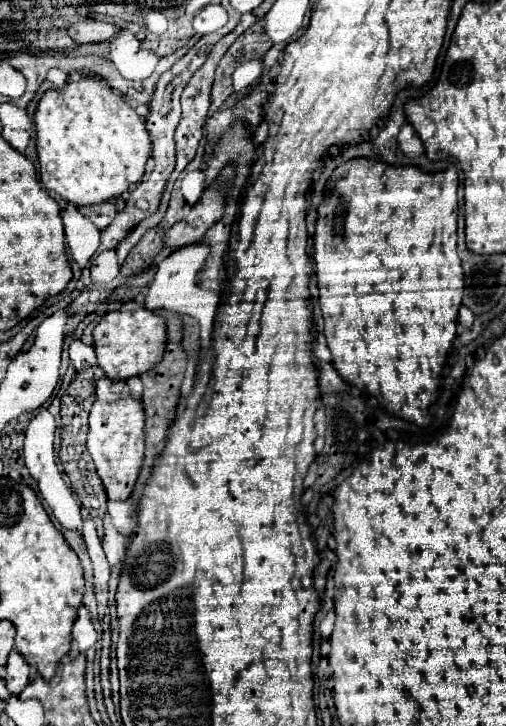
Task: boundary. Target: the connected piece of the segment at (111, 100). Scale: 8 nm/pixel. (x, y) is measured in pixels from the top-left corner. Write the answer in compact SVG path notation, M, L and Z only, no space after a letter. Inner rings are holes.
M83 74L79 80L67 82L61 90L47 90L35 110L35 130L43 186L75 206L101 204L105 200L119 198L137 180L141 180L147 158L151 156L151 138L141 116L107 84L105 78L97 74Z

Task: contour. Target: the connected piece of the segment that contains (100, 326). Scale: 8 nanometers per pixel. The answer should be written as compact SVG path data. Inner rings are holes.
M130 301L118 310L107 312L93 330L93 346L97 354L97 366L109 380L127 380L139 376L161 360L165 348L165 322L157 314L145 310L145 306Z

